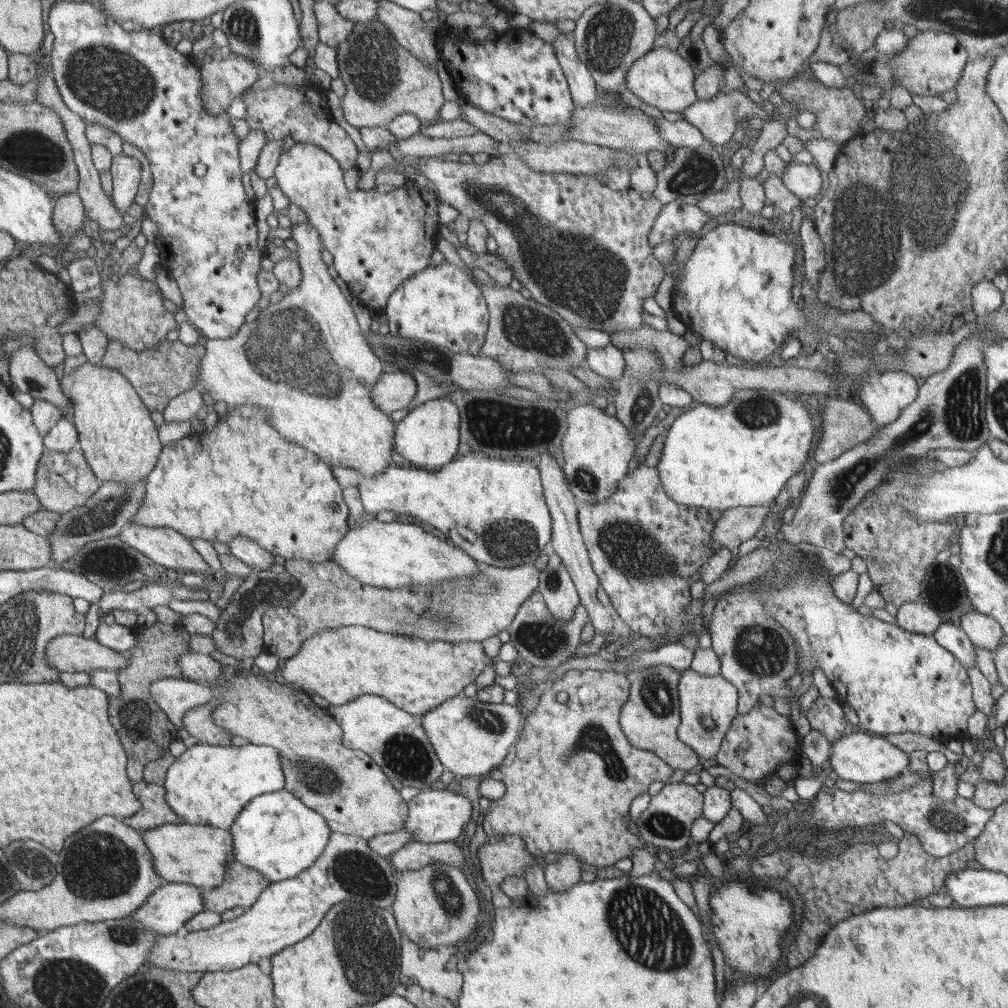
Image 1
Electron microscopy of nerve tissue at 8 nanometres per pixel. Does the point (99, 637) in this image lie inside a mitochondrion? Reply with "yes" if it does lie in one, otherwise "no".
no

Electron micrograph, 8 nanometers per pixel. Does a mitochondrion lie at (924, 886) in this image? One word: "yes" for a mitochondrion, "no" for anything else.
no

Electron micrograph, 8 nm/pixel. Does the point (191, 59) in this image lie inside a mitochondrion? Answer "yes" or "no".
no

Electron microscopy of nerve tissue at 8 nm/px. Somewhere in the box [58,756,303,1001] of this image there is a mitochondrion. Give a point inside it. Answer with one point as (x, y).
(98, 865)

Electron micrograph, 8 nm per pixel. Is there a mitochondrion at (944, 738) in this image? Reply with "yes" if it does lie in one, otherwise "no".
no

